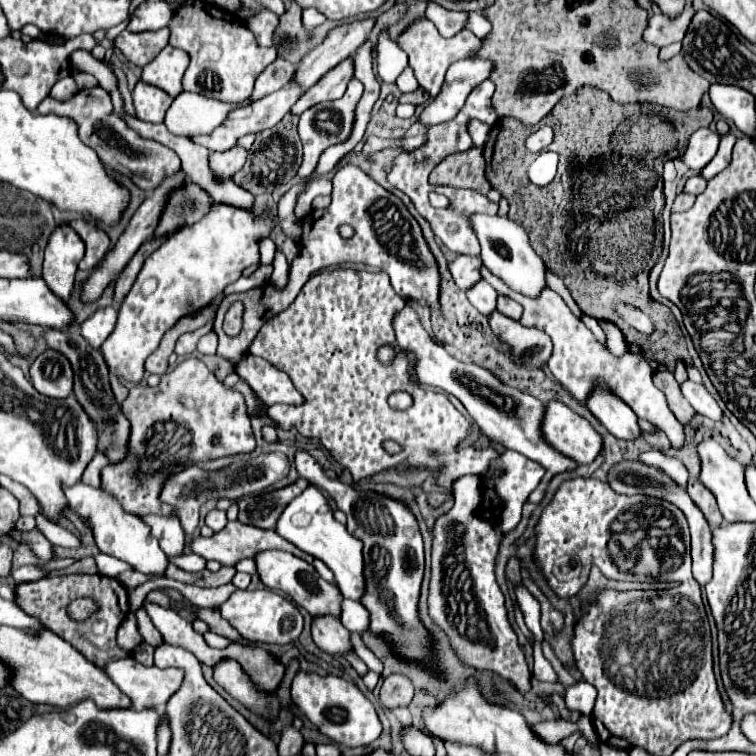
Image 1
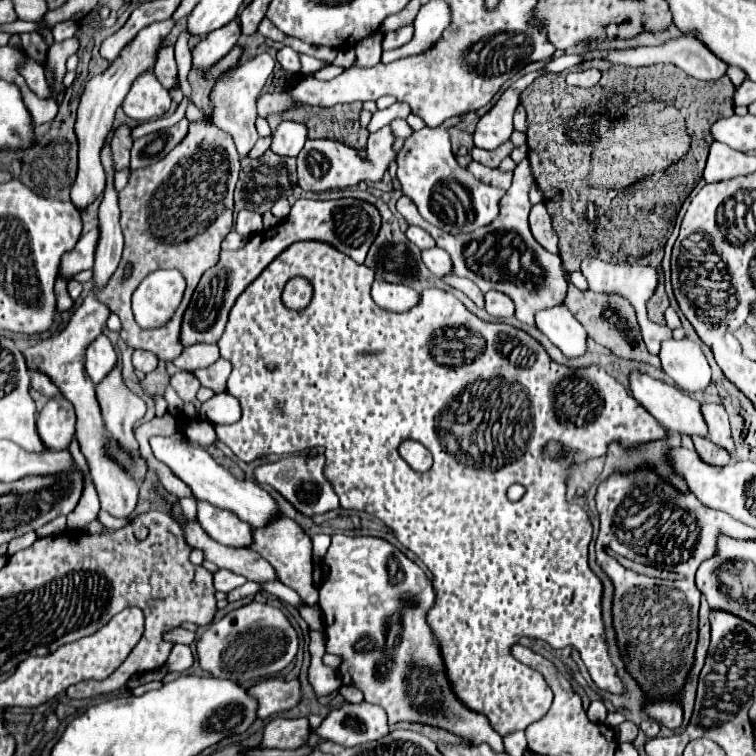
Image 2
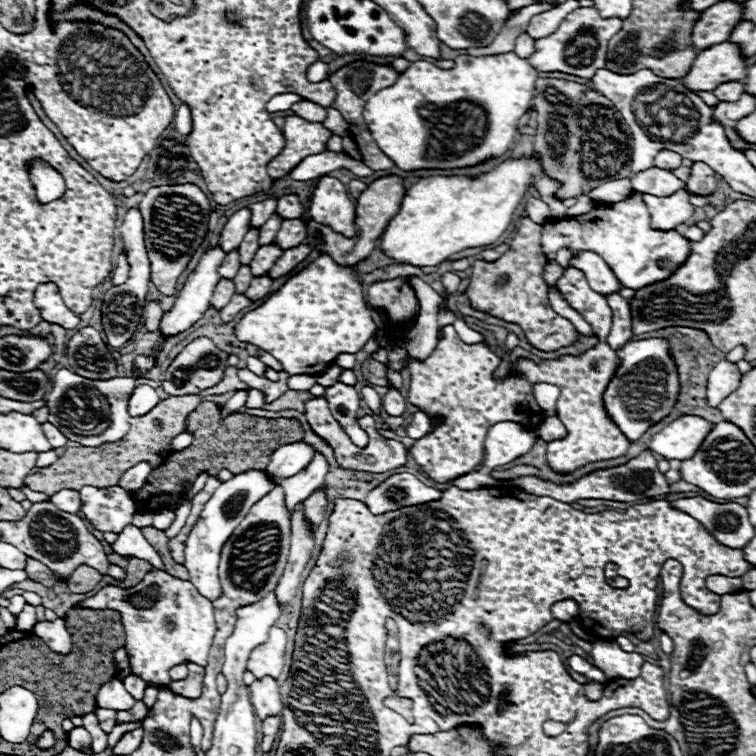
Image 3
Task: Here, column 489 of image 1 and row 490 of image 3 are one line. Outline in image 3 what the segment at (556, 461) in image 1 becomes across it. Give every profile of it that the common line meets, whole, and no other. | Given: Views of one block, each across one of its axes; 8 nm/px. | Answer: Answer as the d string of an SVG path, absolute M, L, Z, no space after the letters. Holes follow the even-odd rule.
M408 472L388 476L380 486L368 492L364 504L372 514L384 514L392 510L400 510L404 506L426 504L430 500L440 498L440 490L422 484L416 476Z

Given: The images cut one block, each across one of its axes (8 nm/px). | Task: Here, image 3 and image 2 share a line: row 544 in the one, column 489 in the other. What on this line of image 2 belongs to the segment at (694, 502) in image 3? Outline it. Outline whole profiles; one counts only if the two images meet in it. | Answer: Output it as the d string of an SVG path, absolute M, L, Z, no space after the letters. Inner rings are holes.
M334 534L332 536L332 544L328 548L328 554L324 558L324 586L322 586L322 592L320 592L320 602L318 606L322 608L324 612L324 632L326 632L326 652L332 652L332 654L338 654L342 658L342 664L340 664L340 676L344 680L344 684L348 686L356 686L358 690L362 690L364 694L364 700L370 702L370 704L378 704L386 710L388 714L388 722L390 724L396 724L396 722L422 722L422 724L432 724L432 726L440 726L444 730L450 730L462 738L466 738L468 742L472 744L490 744L496 752L504 752L504 744L502 744L502 738L492 730L492 726L488 724L488 720L478 714L478 712L472 712L468 710L452 692L448 680L444 678L442 670L438 666L442 666L442 658L440 658L440 650L438 646L434 644L434 636L426 624L426 612L432 608L434 604L434 590L432 590L432 582L426 578L426 574L422 572L422 568L418 568L412 560L408 560L398 548L394 548L390 542L382 540L382 538L370 538L370 536L344 536L344 534Z

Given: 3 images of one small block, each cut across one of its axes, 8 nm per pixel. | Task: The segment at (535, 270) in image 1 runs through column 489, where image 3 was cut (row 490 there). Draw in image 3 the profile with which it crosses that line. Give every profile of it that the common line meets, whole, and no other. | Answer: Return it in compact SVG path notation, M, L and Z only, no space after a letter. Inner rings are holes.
M250 470L250 472L236 474L232 480L222 482L216 488L216 492L210 496L210 500L204 504L200 518L192 526L188 540L186 540L186 548L184 548L184 566L190 572L190 582L194 582L194 586L200 590L204 598L210 598L212 602L220 598L222 586L218 578L218 562L220 562L222 546L232 536L234 528L244 520L250 506L258 498L262 498L266 492L270 492L272 488L274 484L270 482L270 478L266 478L262 470Z

